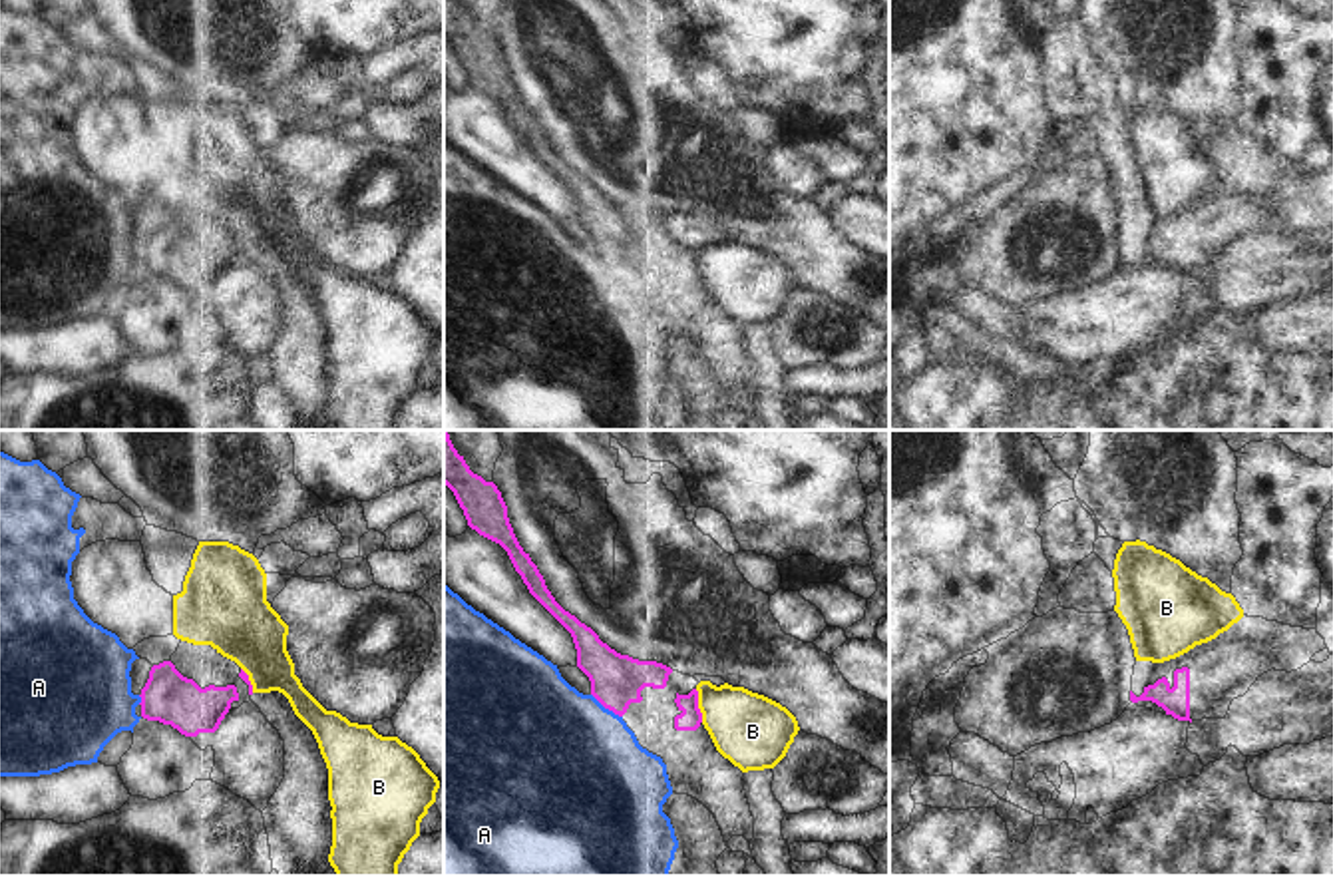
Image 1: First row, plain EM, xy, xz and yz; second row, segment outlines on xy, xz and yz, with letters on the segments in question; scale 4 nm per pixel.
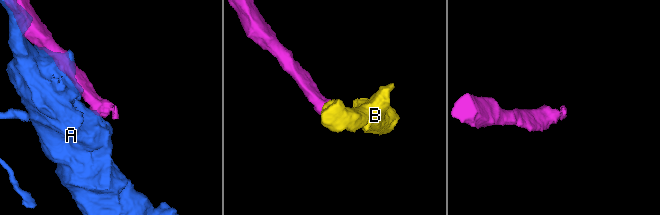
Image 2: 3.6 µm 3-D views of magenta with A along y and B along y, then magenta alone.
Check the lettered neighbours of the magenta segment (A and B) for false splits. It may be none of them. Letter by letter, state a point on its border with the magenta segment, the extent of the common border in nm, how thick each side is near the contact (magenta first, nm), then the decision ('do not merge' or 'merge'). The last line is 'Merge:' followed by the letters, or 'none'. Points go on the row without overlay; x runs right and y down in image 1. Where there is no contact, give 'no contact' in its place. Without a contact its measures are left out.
A: meets magenta in xz at (607, 261); contact 160 nm long; 220 nm thick on the magenta side, 480 nm on the other; do not merge
B: meets magenta in xz at (697, 259); contact 140 nm long; 90 nm thick on the magenta side, 300 nm on the other; do not merge
Merge: none

